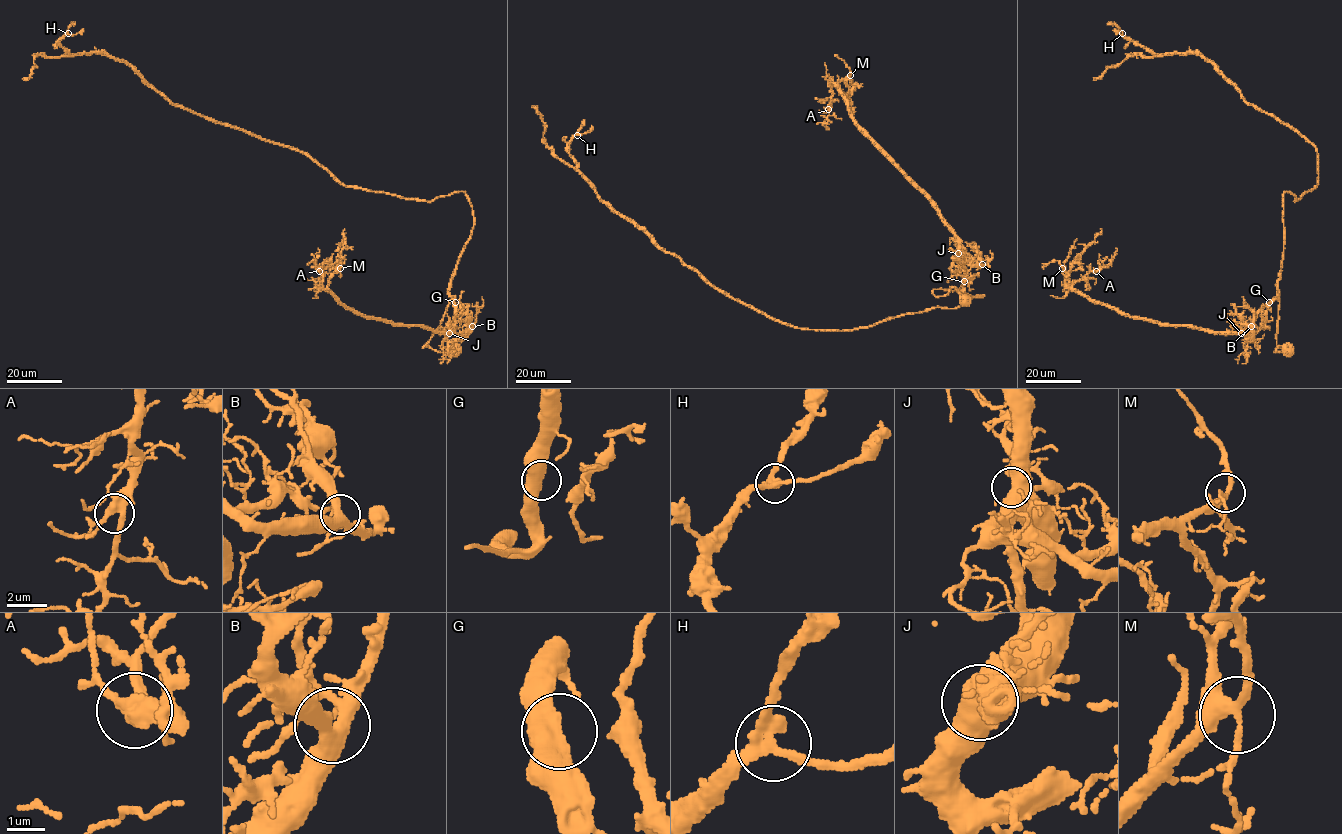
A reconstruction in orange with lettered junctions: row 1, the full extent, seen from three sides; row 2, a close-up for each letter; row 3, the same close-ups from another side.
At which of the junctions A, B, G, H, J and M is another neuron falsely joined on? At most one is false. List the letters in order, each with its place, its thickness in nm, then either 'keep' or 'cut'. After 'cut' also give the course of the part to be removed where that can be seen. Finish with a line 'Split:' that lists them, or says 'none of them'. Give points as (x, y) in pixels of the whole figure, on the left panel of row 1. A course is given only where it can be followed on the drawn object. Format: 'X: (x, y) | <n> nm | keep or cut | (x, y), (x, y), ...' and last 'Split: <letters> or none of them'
A: (319, 271) | 380 nm | keep
B: (472, 326) | 400 nm | keep
G: (455, 302) | 550 nm | keep
H: (68, 33) | 260 nm | keep
J: (449, 333) | 600 nm | keep
M: (340, 268) | 240 nm | keep
Split: none of them

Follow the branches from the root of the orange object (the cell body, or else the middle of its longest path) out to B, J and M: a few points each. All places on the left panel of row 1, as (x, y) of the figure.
B: (455, 349), (454, 345), (444, 352), (423, 348), (452, 298), (454, 327), (447, 339), (460, 340), (472, 326)
J: (455, 349), (454, 345), (444, 352), (423, 348), (454, 298), (455, 320), (449, 333)
M: (455, 349), (423, 348), (454, 298), (450, 332), (368, 318), (329, 290), (329, 279), (340, 268)

